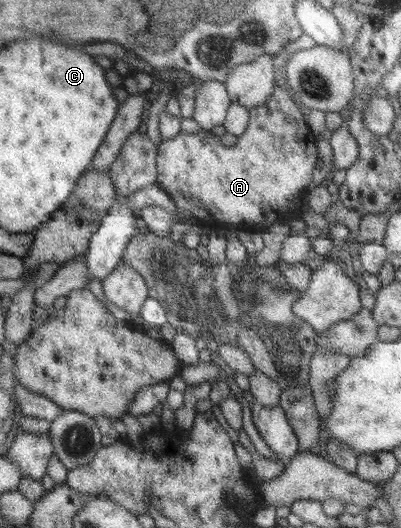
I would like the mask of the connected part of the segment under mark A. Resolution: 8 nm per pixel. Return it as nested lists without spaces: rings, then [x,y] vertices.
[[[276,85],[274,93],[272,93],[271,97],[268,98],[268,101],[266,103],[263,103],[262,106],[250,107],[249,124],[247,125],[247,128],[244,130],[244,133],[242,133],[242,135],[237,136],[236,144],[234,146],[222,145],[220,143],[220,137],[217,137],[210,131],[204,130],[200,130],[196,133],[181,131],[178,135],[176,135],[176,137],[173,137],[172,139],[162,140],[157,147],[156,171],[158,172],[158,175],[156,175],[156,184],[158,184],[163,189],[164,192],[168,193],[168,196],[172,199],[172,201],[174,201],[174,204],[178,206],[178,209],[176,209],[177,212],[186,211],[187,213],[191,214],[192,217],[196,218],[198,217],[198,219],[202,219],[202,221],[210,221],[210,219],[212,218],[212,221],[215,221],[217,225],[223,225],[223,227],[225,228],[235,229],[237,231],[251,230],[253,232],[261,231],[261,229],[265,229],[265,227],[268,229],[271,227],[272,224],[284,223],[284,221],[286,221],[286,224],[289,224],[293,218],[297,217],[297,215],[303,215],[302,212],[296,213],[296,215],[290,215],[290,201],[292,201],[292,197],[294,197],[294,195],[298,195],[300,191],[304,191],[304,187],[306,187],[306,185],[310,185],[310,183],[312,183],[312,173],[314,171],[316,161],[318,161],[318,155],[316,155],[316,142],[317,141],[314,141],[314,134],[312,133],[312,131],[310,131],[310,128],[307,126],[306,121],[304,120],[304,115],[302,115],[302,111],[300,111],[300,107],[298,107],[298,105],[296,105],[296,103],[292,101],[292,95],[288,93],[287,89],[282,89],[282,87]]]

